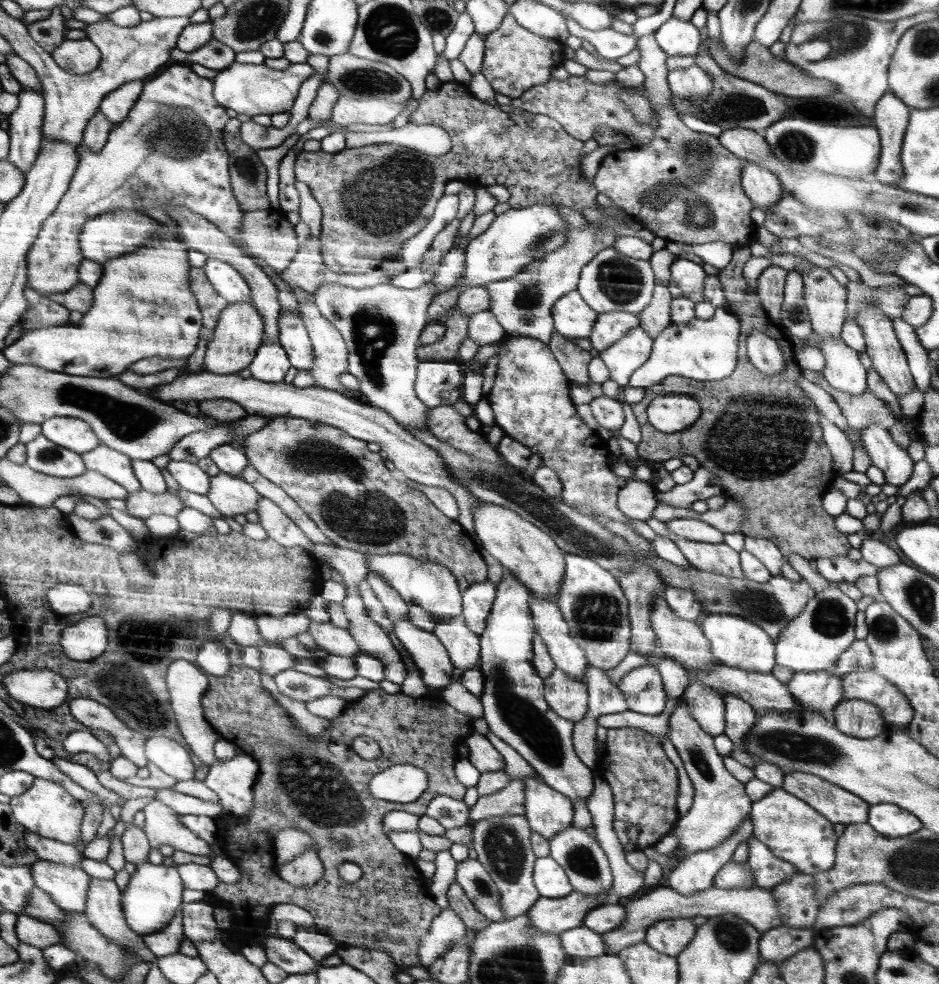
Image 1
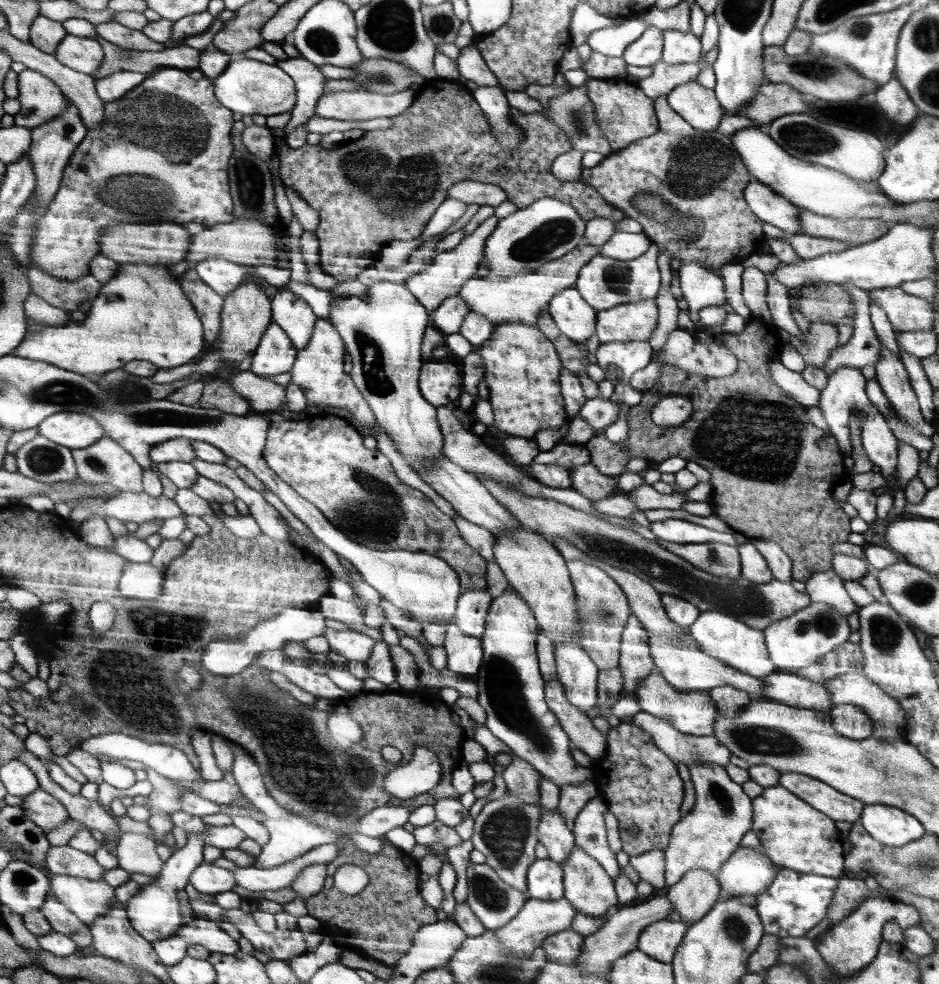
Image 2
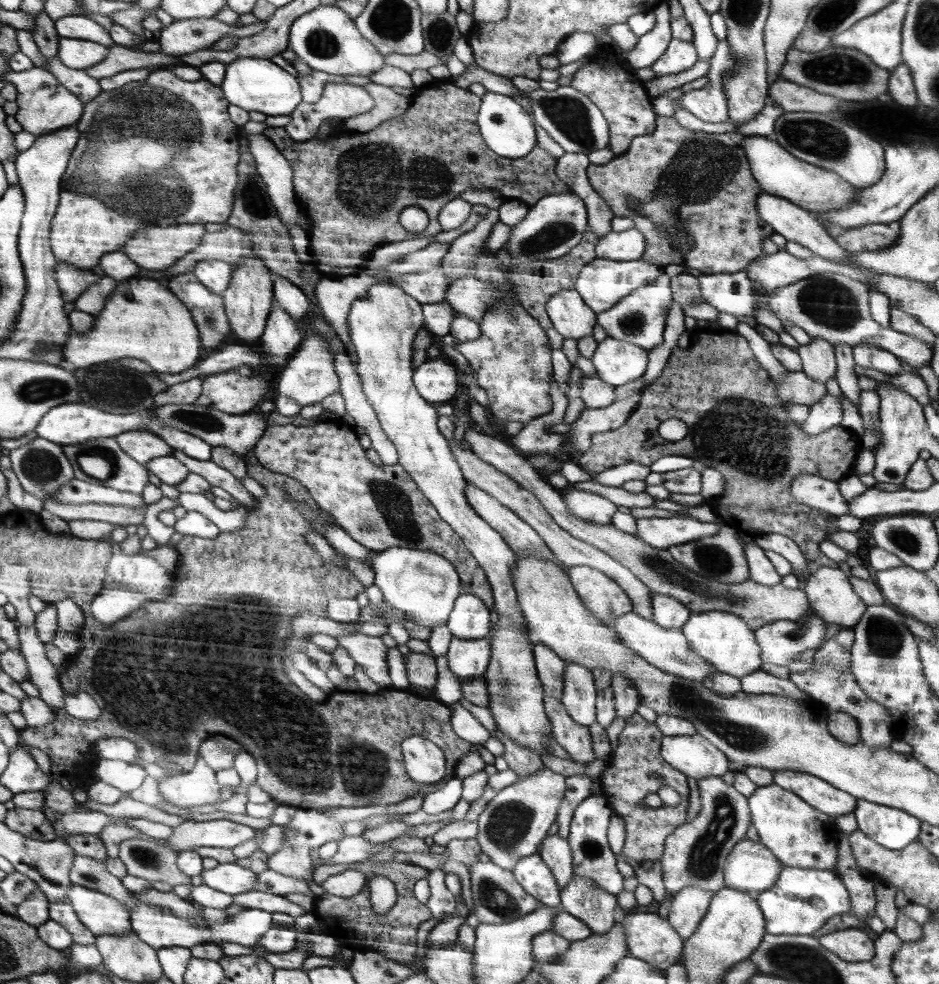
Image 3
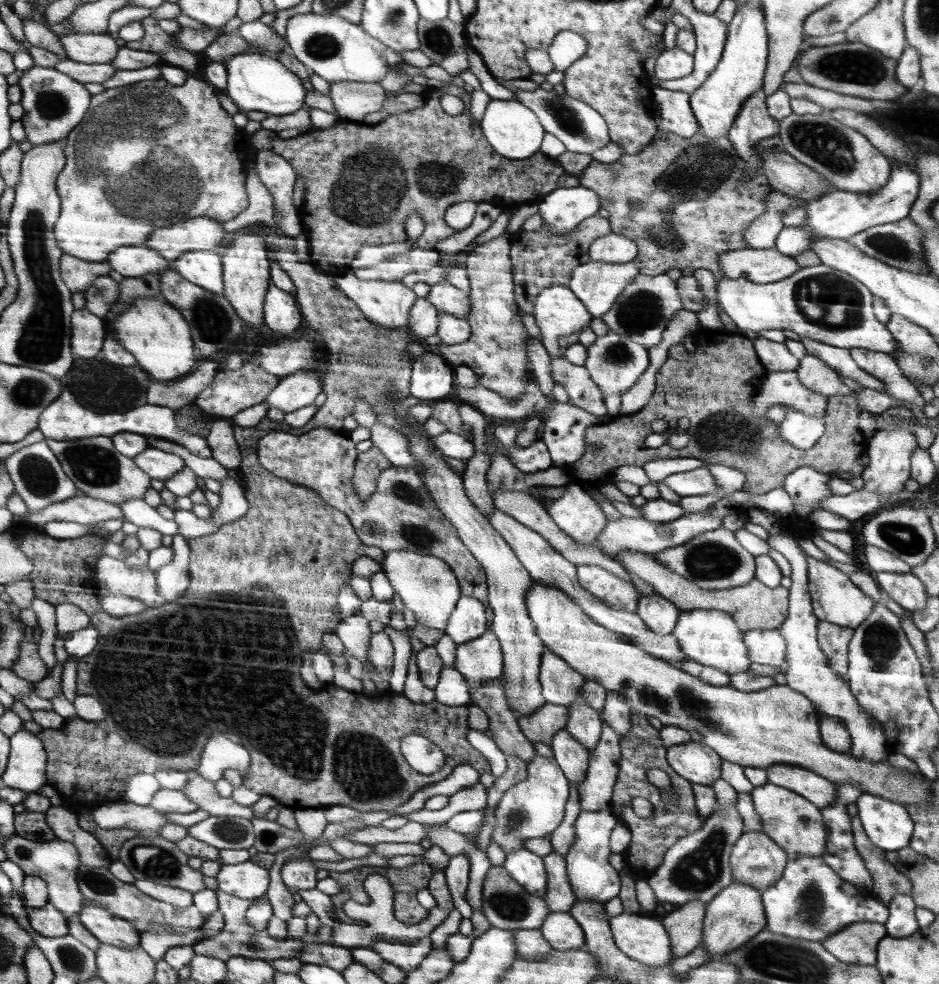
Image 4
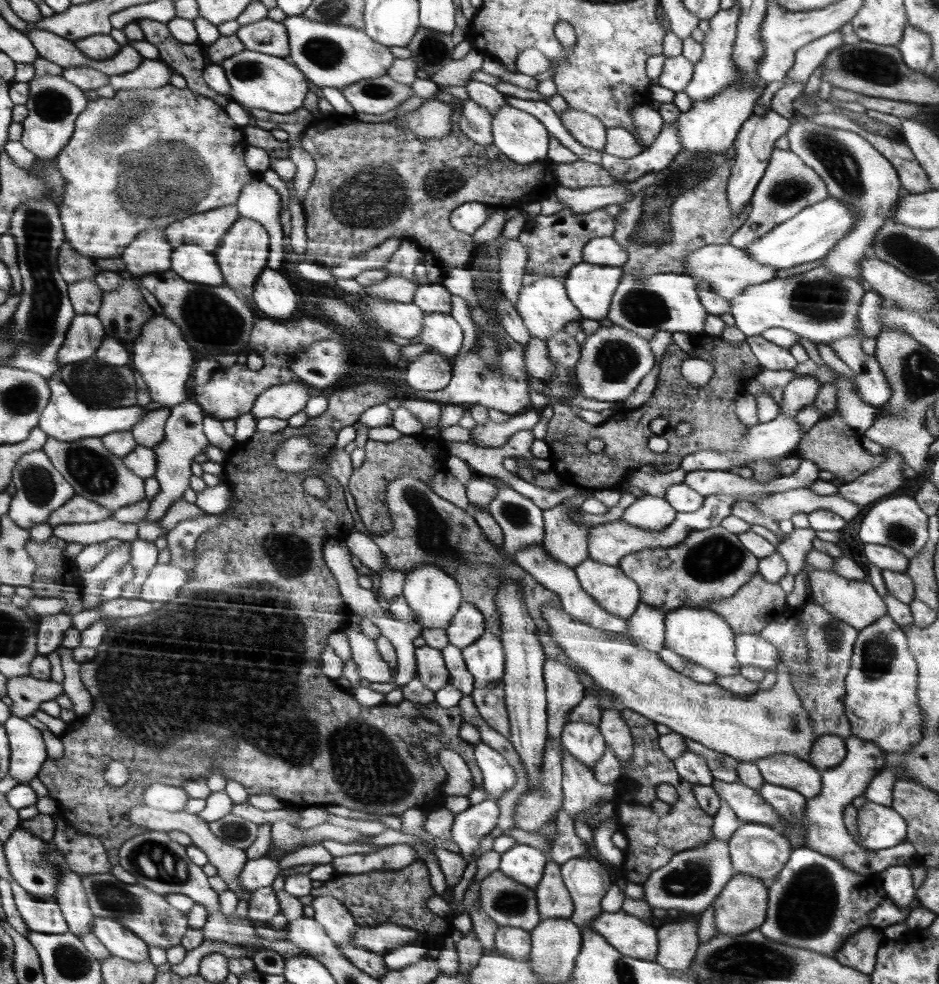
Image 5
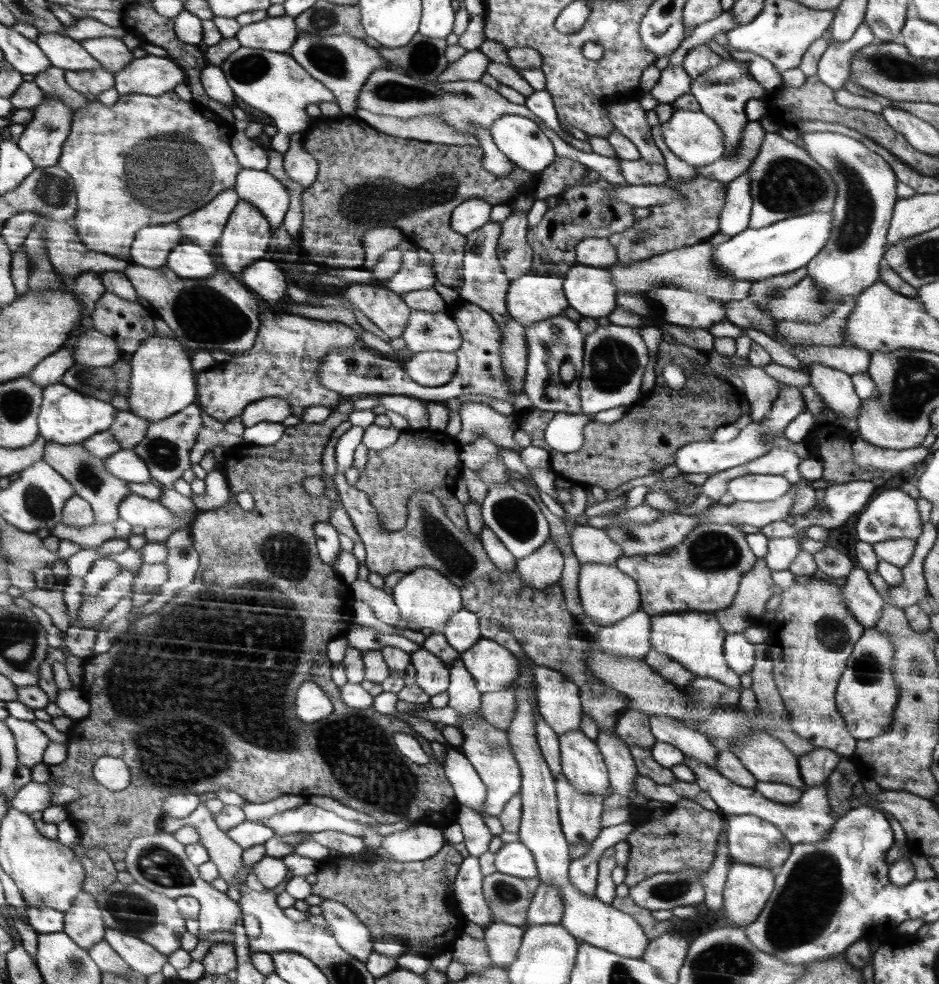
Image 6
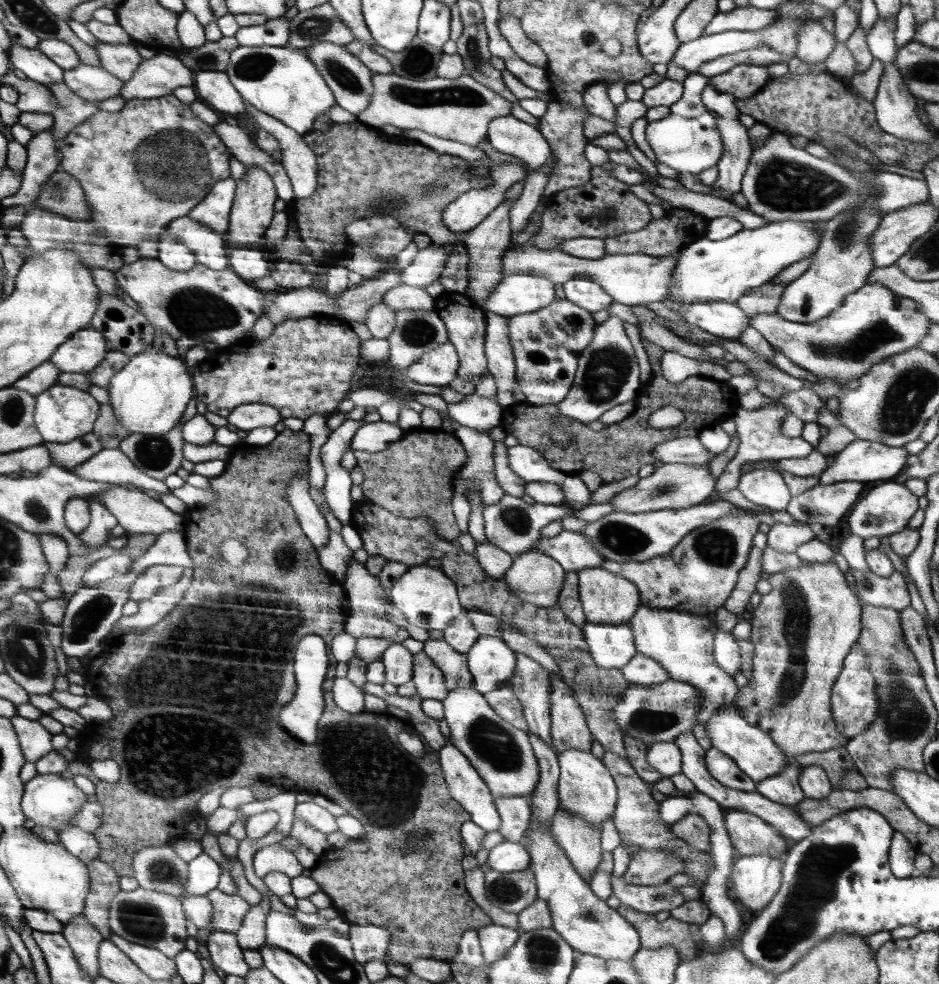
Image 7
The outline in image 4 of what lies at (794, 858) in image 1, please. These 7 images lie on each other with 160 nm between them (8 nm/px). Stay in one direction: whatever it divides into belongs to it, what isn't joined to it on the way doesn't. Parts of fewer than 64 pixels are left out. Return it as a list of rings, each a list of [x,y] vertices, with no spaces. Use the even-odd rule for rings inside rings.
[[[770,782],[753,787],[749,795],[752,797],[754,811],[762,819],[761,831],[786,852],[789,860],[802,859],[802,857],[822,858],[825,855],[828,844],[824,818],[821,816],[821,808],[818,808],[813,801],[803,797],[801,793],[794,792],[793,789]]]

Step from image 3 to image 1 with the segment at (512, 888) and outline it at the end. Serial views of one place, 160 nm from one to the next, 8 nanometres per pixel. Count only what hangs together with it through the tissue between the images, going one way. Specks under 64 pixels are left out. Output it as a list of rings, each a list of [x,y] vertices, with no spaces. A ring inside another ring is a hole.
[[[468,858],[466,862],[457,864],[455,874],[455,883],[462,887],[466,897],[480,914],[490,922],[505,920],[500,905],[498,886],[492,881],[490,874],[484,870],[478,860]]]

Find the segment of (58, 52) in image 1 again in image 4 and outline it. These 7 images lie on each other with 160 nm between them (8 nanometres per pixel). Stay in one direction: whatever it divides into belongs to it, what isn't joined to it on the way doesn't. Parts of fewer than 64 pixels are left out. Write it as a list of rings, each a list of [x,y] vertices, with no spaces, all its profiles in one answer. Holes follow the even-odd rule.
[[[108,33],[62,34],[60,41],[70,60],[84,64],[110,63],[120,50]]]

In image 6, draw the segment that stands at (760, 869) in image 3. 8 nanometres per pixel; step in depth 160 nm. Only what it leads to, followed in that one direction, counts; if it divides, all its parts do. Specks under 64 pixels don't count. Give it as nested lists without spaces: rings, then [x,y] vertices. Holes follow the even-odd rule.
[[[754,814],[725,816],[725,831],[728,840],[727,850],[733,862],[745,862],[777,870],[790,857],[792,844],[772,823]]]

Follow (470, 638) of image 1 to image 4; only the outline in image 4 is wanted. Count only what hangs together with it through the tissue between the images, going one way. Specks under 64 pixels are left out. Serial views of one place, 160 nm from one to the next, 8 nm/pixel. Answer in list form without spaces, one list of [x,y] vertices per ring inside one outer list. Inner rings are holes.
[[[492,631],[470,643],[457,645],[453,667],[464,675],[469,688],[500,681],[504,674],[504,650]]]

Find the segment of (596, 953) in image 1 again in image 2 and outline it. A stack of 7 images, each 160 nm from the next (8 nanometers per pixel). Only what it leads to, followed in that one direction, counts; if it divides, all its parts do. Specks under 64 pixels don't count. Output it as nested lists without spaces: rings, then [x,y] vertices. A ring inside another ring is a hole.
[[[566,929],[549,935],[541,944],[542,950],[548,958],[547,962],[573,965],[582,951],[585,936]]]

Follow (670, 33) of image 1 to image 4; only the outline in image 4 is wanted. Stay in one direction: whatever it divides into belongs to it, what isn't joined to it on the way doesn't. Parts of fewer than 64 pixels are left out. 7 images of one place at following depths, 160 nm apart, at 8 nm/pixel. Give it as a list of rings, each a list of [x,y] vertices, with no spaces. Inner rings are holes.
[[[678,47],[665,48],[656,57],[655,72],[652,75],[660,80],[684,78],[684,76],[688,76],[693,71],[695,62],[693,55],[686,52],[685,49]]]

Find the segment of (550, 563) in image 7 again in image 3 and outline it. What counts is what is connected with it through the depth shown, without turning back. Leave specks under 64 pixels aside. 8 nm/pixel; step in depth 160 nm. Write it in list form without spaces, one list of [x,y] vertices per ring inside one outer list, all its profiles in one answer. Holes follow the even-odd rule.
[[[569,486],[562,493],[569,511],[591,523],[608,524],[617,511],[617,504],[594,492]]]

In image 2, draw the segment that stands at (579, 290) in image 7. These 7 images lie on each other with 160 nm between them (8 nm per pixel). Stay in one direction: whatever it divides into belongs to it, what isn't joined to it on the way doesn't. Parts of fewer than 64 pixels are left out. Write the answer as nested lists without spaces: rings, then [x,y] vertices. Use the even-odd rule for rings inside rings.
[[[654,244],[644,255],[632,260],[618,260],[598,254],[581,268],[574,287],[580,290],[581,296],[598,312],[620,304],[652,300],[660,292],[660,270],[656,264],[659,254],[660,246]]]

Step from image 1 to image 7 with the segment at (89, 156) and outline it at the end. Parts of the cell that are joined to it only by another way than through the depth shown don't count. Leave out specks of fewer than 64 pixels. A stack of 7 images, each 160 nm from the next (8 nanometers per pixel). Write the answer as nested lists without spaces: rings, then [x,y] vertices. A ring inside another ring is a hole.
[[[173,94],[153,99],[132,99],[126,100],[124,107],[119,112],[108,112],[100,109],[93,115],[90,114],[84,122],[78,123],[72,127],[68,132],[68,136],[62,140],[59,169],[71,174],[84,189],[86,202],[90,205],[91,215],[89,221],[96,229],[101,228],[104,236],[113,244],[124,248],[128,245],[134,247],[142,244],[142,240],[152,240],[156,242],[158,236],[165,230],[168,224],[172,223],[174,219],[180,219],[187,216],[198,203],[201,203],[209,192],[213,190],[213,186],[219,181],[230,178],[230,152],[228,146],[221,141],[217,133],[213,131],[212,126],[209,126],[189,105],[182,103]]]

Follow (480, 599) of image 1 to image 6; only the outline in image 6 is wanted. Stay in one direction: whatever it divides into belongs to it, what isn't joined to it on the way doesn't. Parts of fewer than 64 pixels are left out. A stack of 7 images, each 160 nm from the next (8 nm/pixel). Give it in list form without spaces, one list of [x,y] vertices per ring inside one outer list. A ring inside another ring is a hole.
[[[462,608],[446,624],[441,632],[458,652],[468,651],[480,640],[478,616],[470,609]]]

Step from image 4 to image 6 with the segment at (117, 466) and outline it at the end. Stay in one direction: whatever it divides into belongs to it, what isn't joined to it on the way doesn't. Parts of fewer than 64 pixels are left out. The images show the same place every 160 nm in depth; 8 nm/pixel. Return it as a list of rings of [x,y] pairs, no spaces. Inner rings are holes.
[[[47,441],[42,456],[44,461],[54,468],[74,488],[76,495],[89,501],[94,512],[94,523],[104,524],[114,522],[119,517],[118,507],[121,500],[128,496],[128,482],[112,476],[105,466],[105,459],[91,455],[82,443],[63,445],[57,442]]]

